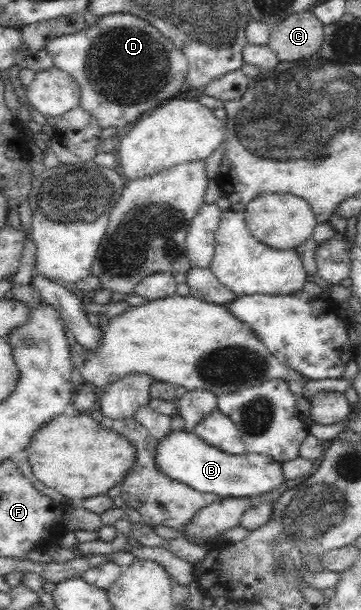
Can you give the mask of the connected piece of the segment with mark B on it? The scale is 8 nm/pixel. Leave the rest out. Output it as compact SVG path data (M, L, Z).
M185 428L170 430L157 441L155 463L169 478L182 482L193 490L217 494L219 498L257 497L286 482L282 464L275 458L250 452L228 454Z

